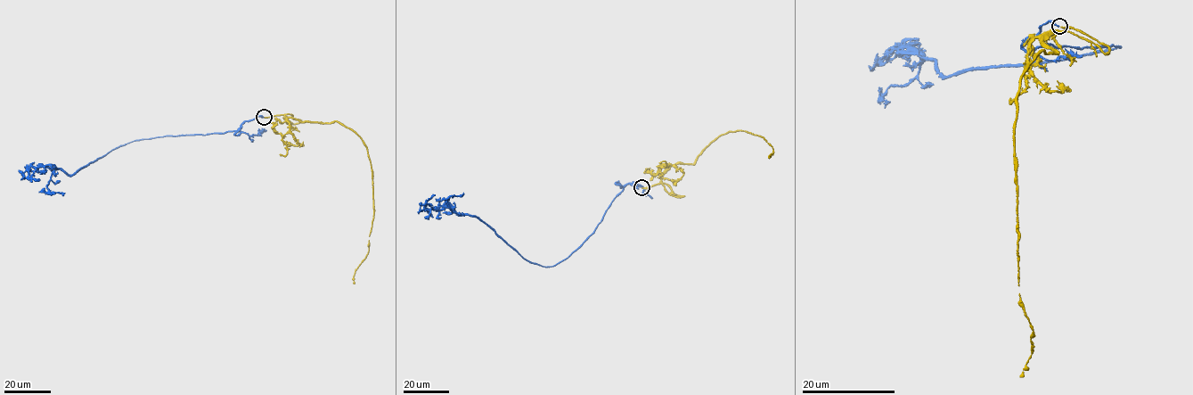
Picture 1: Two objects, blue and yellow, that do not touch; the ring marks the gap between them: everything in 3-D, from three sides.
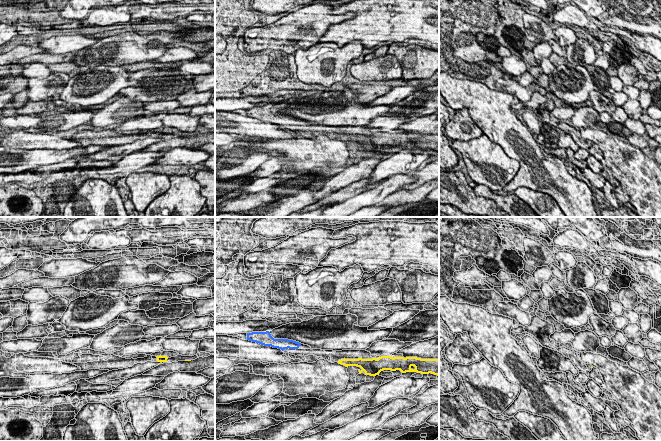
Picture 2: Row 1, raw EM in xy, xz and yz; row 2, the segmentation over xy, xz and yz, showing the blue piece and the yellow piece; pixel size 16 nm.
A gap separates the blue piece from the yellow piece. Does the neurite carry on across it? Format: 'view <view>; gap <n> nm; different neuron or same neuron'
view xz; gap 650 nm; same neuron

